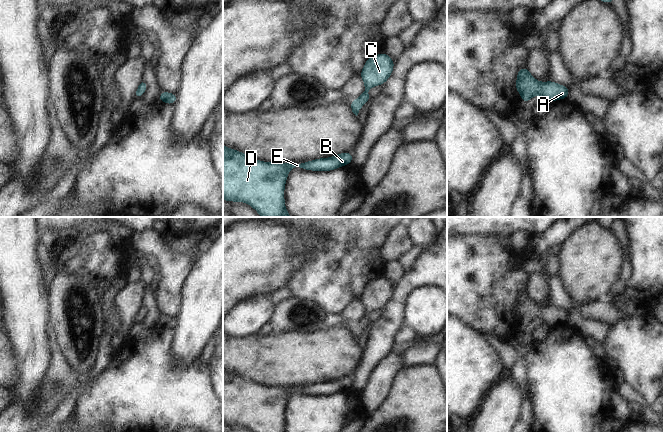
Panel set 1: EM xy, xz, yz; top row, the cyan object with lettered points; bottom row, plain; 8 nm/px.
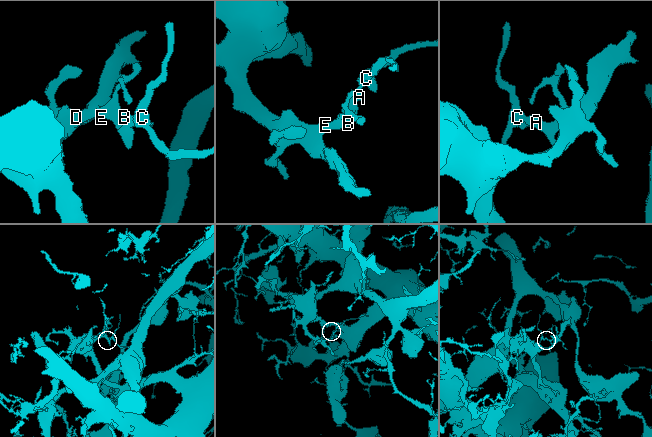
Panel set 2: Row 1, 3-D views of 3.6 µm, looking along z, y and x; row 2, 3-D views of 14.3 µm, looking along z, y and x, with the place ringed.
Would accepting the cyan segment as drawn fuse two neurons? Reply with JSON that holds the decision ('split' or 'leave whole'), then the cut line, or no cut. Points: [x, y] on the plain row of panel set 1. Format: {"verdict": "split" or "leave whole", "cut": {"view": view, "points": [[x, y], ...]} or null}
{"verdict": "leave whole", "cut": null}

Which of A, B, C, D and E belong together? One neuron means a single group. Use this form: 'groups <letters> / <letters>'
groups A B C D E

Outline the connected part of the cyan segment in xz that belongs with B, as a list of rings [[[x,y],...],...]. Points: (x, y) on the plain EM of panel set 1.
[[[223,369],[223,424],[245,426],[252,432],[285,432],[284,413],[291,393],[328,396],[352,386],[353,381],[350,375],[303,387],[262,386]]]

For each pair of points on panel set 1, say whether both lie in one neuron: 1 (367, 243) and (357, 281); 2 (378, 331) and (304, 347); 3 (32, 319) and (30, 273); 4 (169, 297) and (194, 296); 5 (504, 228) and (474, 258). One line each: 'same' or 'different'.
1: same
2: different
3: same
4: different
5: different

